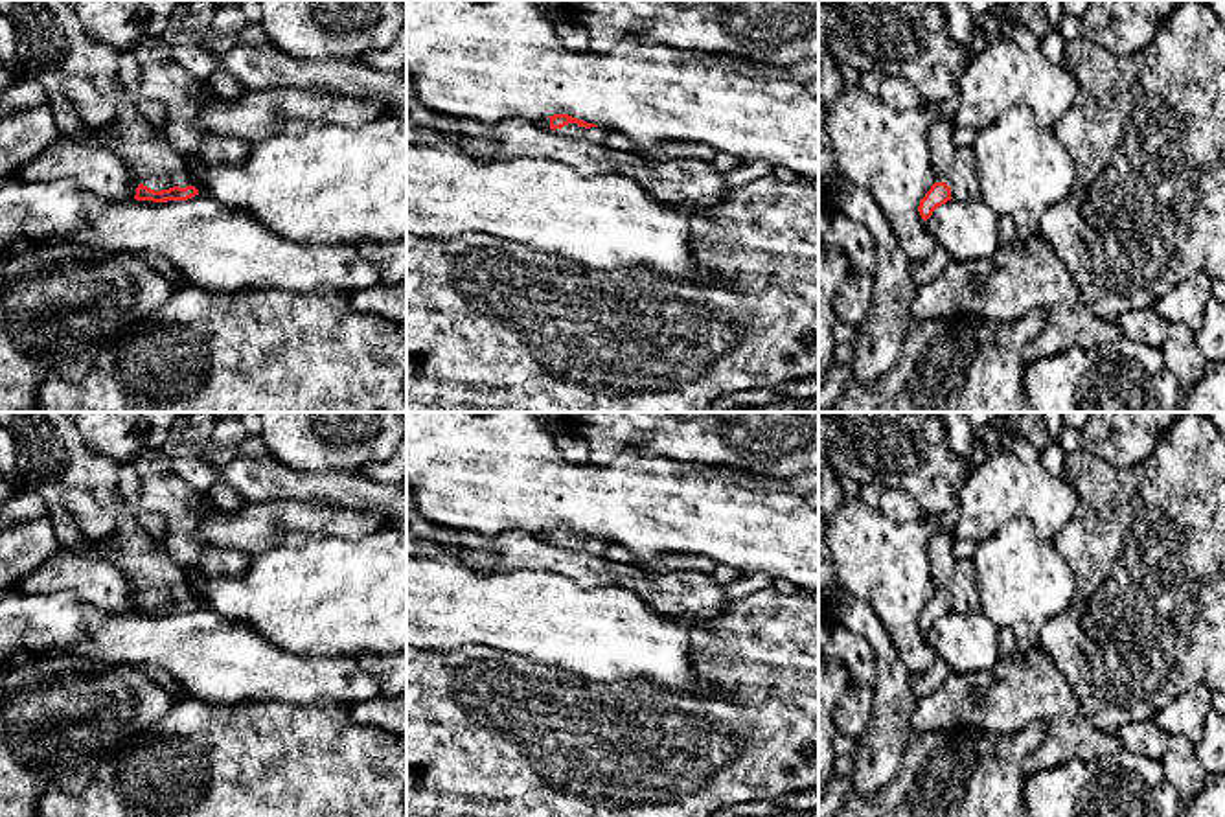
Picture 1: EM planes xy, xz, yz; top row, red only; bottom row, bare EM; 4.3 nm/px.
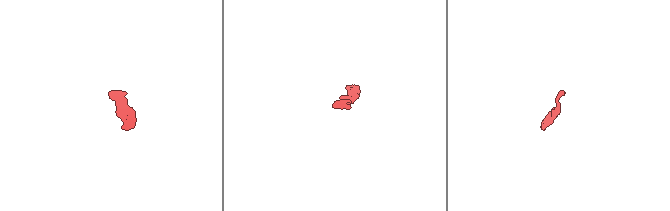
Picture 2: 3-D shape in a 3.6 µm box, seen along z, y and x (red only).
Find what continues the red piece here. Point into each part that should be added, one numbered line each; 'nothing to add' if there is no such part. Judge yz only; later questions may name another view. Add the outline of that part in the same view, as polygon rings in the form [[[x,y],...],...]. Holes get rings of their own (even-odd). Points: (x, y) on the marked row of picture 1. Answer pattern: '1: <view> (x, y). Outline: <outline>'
1: yz (942, 149). Outline: [[[936,120],[929,131],[929,151],[931,164],[934,171],[934,182],[945,182],[951,188],[951,169],[956,155],[956,145],[953,144],[955,134],[953,120]]]

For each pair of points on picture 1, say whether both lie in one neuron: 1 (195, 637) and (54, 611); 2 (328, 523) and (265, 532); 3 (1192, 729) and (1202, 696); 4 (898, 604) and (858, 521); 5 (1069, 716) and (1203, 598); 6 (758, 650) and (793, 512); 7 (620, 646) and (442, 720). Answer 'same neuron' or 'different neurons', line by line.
1: same neuron
2: same neuron
3: same neuron
4: same neuron
5: different neurons
6: different neurons
7: different neurons

